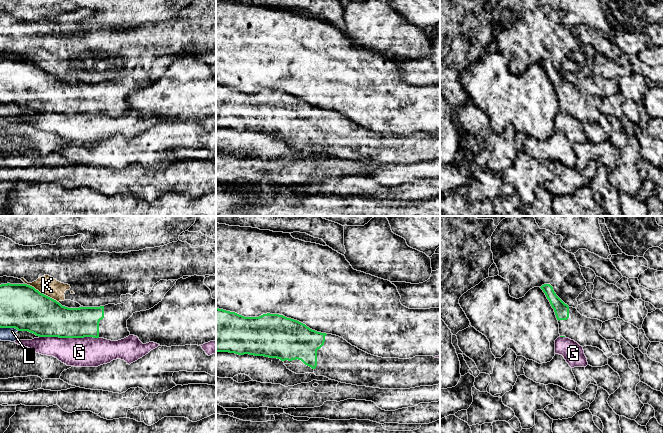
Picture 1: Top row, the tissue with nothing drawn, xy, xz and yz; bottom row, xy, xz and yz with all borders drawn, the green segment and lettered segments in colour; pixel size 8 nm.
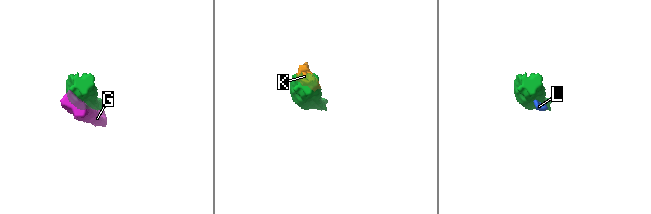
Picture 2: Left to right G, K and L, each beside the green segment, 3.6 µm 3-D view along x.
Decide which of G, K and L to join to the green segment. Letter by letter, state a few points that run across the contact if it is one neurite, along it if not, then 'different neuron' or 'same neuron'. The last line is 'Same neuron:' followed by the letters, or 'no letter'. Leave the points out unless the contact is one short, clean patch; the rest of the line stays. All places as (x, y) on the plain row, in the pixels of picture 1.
G: different neuron
K: different neuron
L: different neuron
Same neuron: no letter

